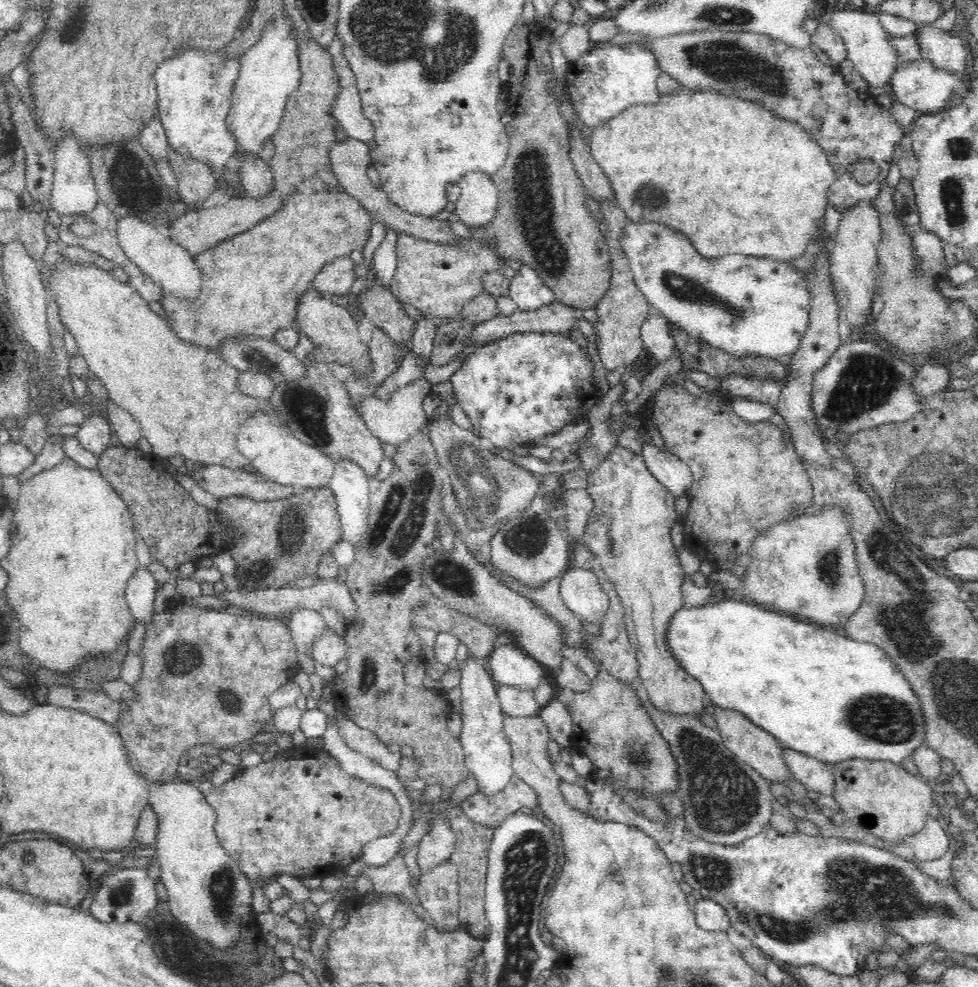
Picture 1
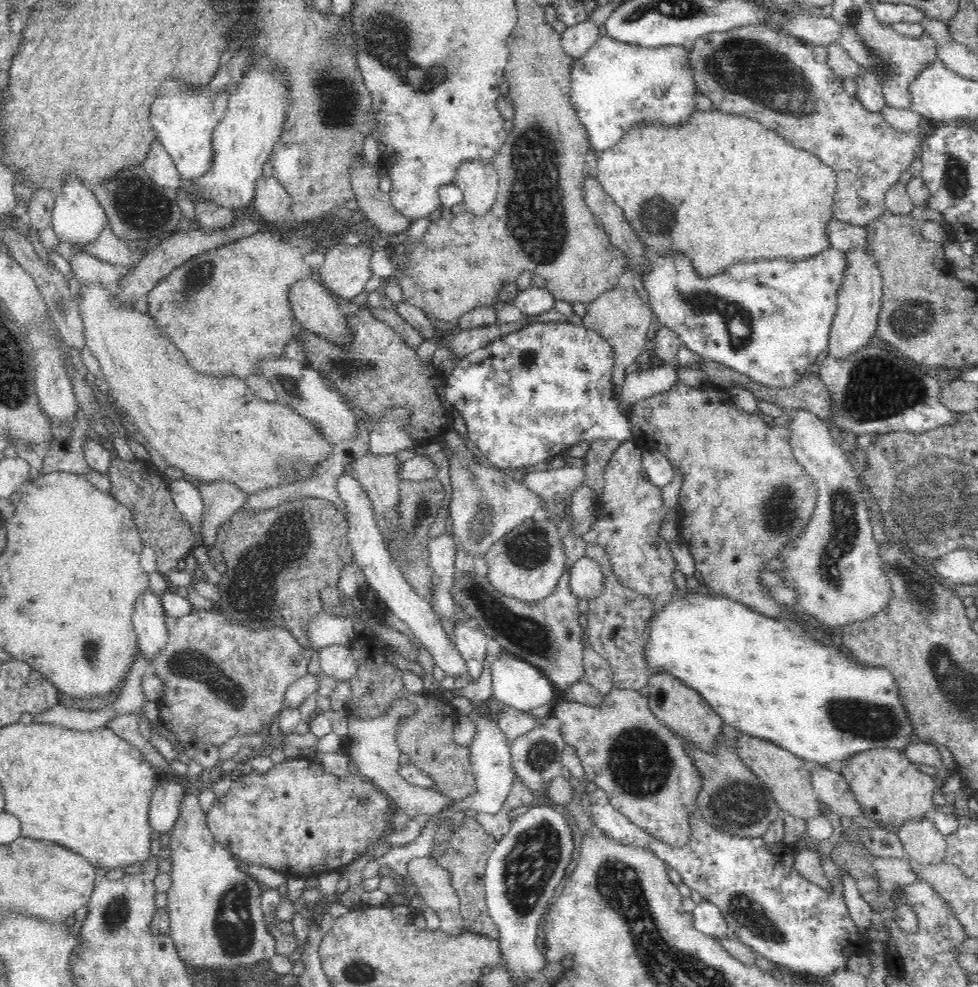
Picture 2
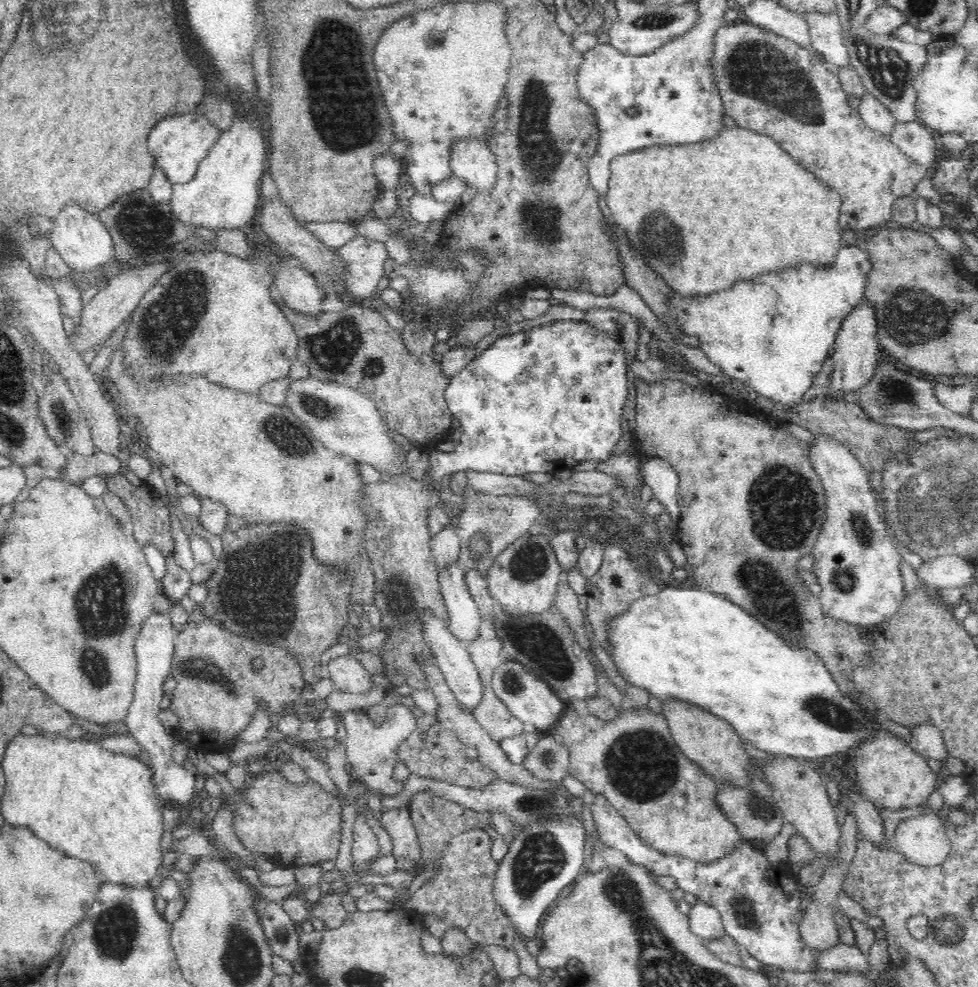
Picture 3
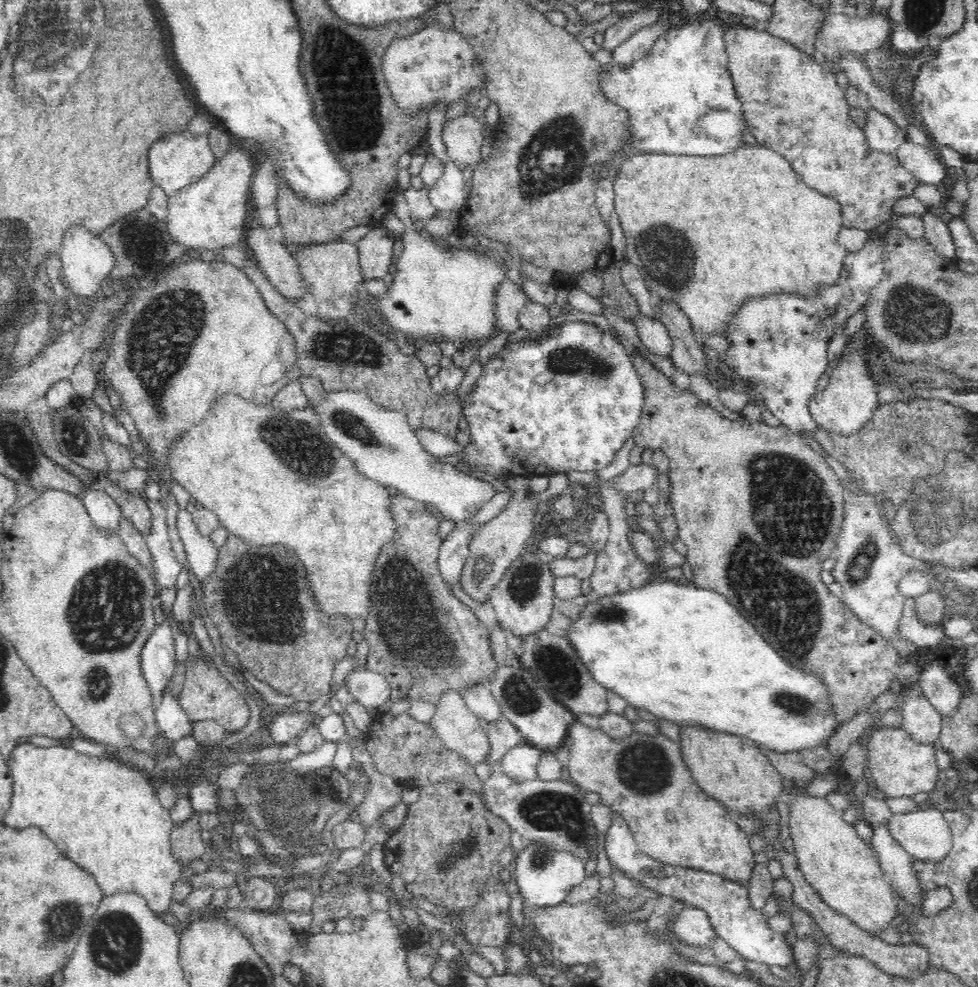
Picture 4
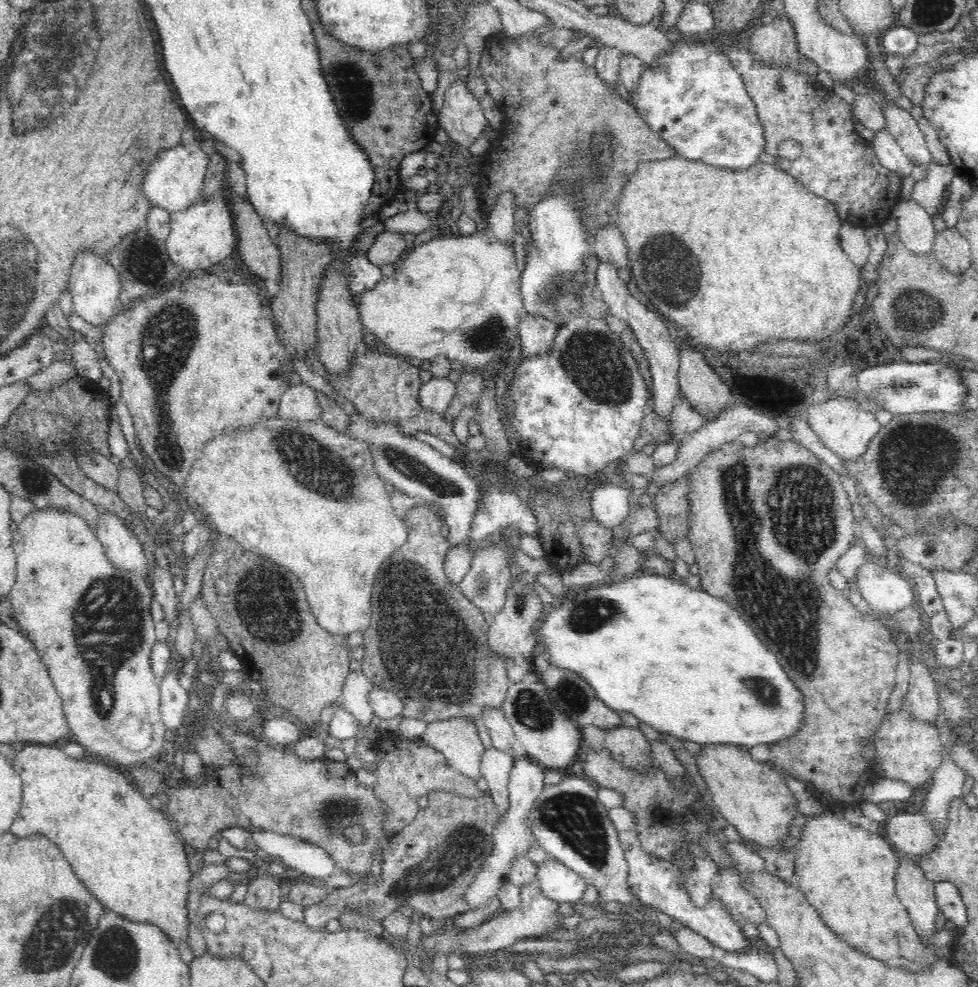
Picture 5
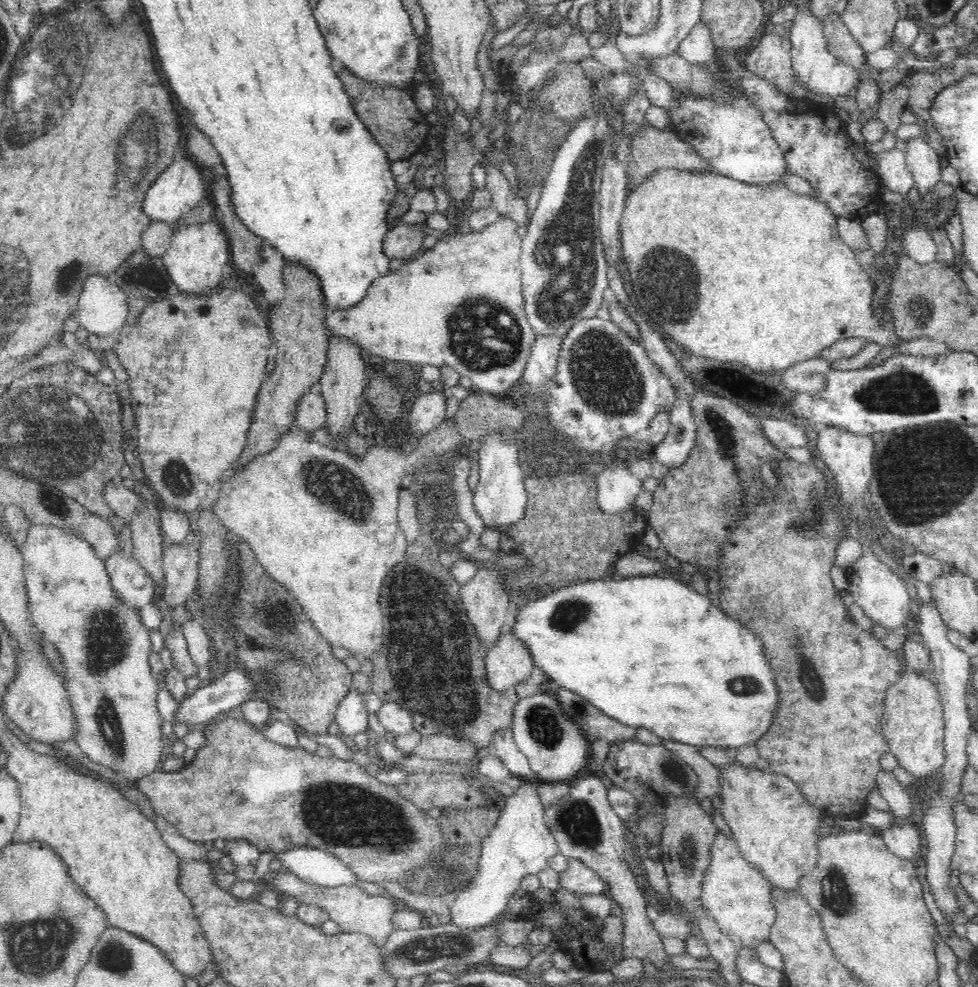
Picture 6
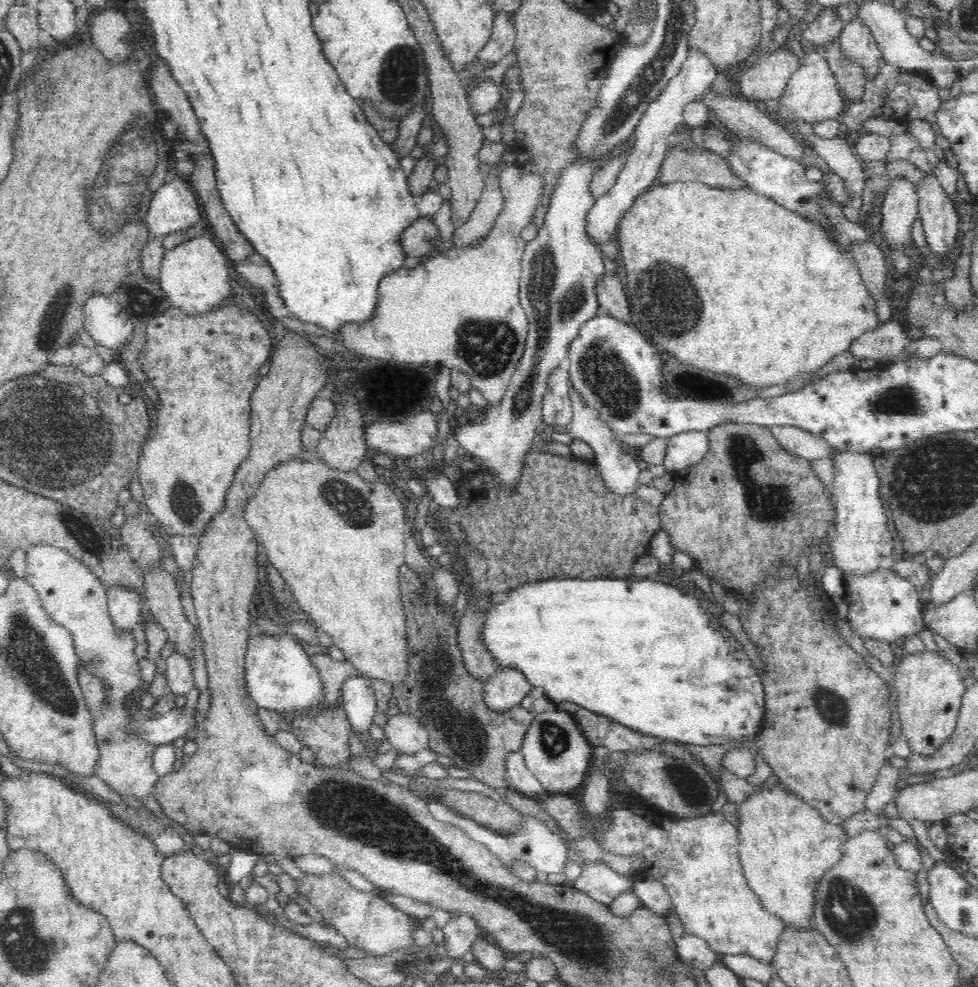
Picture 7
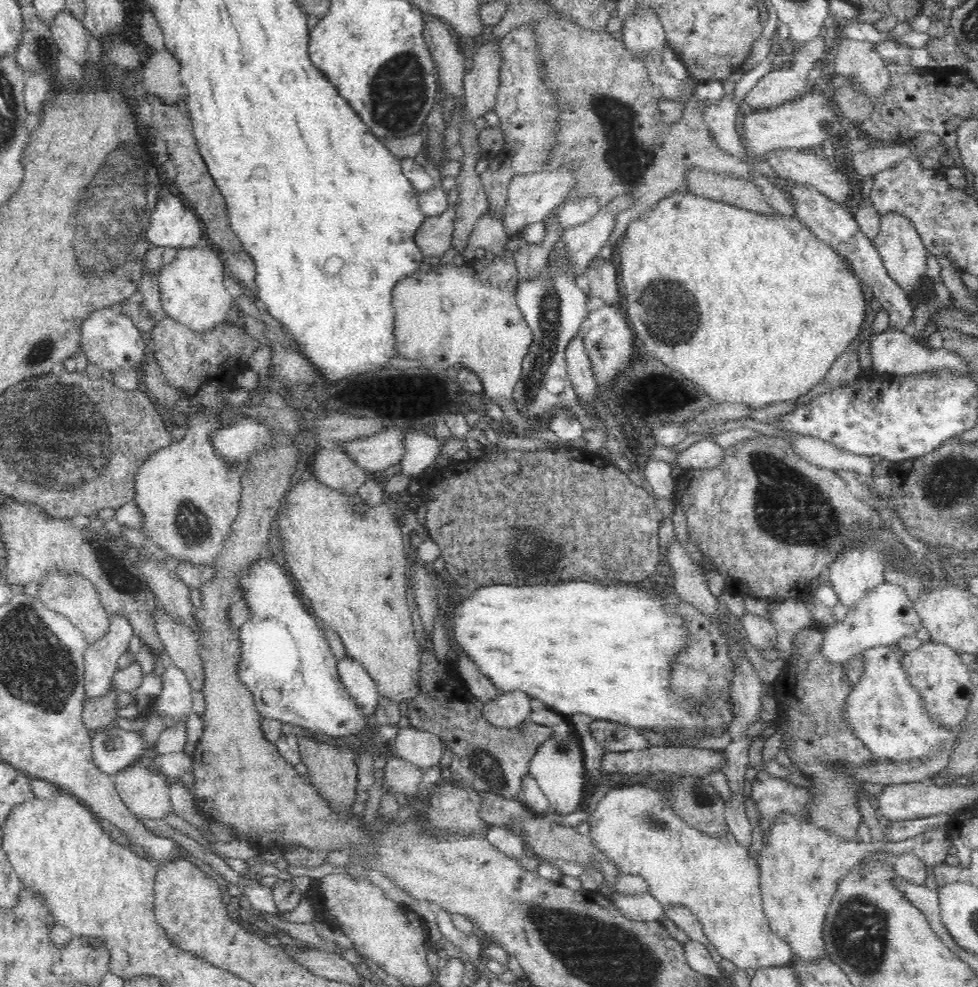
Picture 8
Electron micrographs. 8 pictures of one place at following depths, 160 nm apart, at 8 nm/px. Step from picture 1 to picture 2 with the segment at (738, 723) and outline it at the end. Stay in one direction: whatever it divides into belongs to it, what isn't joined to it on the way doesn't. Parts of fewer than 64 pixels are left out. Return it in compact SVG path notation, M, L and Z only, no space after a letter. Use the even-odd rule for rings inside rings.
M739 731L734 740L733 749L743 763L772 791L782 812L798 815L808 821L820 816L820 801L815 795L810 779L810 766L803 759L792 754L788 749L758 735Z

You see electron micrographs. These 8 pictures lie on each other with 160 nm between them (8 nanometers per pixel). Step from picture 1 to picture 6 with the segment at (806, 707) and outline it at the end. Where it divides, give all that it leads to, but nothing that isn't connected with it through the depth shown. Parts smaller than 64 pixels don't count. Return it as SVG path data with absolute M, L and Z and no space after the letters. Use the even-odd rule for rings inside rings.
M655 575L637 578L612 576L612 578L592 580L592 582L580 582L556 592L548 592L540 599L528 602L526 606L518 609L515 618L517 619L515 627L517 640L523 642L524 647L530 651L532 663L542 670L548 682L554 681L558 686L565 686L567 690L575 692L610 718L635 729L646 728L663 740L692 744L698 748L715 746L733 751L746 744L755 744L770 728L777 706L780 706L780 691L776 687L775 674L770 670L768 660L764 657L763 643L757 638L755 632L737 620L729 618L728 614L713 606L707 596L698 594L690 585L685 586L676 578L657 578Z

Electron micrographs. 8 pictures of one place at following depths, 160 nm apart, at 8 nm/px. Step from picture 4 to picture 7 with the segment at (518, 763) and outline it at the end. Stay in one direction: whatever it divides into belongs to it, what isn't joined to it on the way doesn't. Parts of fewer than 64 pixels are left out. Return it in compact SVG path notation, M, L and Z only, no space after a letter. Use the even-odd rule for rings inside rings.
M460 814L454 818L453 824L464 830L464 832L469 832L470 837L476 840L476 842L487 845L510 869L512 860L528 862L536 871L546 872L546 874L560 874L566 868L568 858L564 842L560 839L560 836L556 836L542 821L535 817L524 819L522 823L523 827L521 828L522 832L518 832L518 834L489 834L488 832L484 832L483 827L471 818L462 817ZM453 913L447 925L442 927L444 951L450 961L458 963L468 951L476 938L482 935L476 919L470 915Z

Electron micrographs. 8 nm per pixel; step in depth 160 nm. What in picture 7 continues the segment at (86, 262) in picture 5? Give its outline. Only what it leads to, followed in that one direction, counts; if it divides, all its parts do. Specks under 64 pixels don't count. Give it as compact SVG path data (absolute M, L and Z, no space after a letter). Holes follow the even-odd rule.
M93 296L83 308L83 329L96 344L120 352L130 342L134 327L129 315L112 297Z

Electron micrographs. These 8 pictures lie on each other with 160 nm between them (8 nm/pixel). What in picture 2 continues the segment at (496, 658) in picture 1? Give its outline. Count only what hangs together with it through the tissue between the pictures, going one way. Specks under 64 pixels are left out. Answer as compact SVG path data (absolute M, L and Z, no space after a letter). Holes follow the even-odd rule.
M502 652L491 666L493 696L496 701L519 710L532 710L544 705L553 705L554 688L550 679L532 663L516 657L510 652Z

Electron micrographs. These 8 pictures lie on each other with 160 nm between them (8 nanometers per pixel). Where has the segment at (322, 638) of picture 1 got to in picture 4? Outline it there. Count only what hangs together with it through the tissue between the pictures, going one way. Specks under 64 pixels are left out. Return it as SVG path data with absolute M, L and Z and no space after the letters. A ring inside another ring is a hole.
M367 668L346 675L345 684L350 686L350 693L367 711L379 712L379 707L392 700L389 682L381 674L370 672Z

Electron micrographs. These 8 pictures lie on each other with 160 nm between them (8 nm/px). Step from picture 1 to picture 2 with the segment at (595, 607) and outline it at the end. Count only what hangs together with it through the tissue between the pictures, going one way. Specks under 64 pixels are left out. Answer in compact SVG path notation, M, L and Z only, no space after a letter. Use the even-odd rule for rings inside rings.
M584 556L571 567L568 589L576 599L592 603L604 592L605 576L600 564Z

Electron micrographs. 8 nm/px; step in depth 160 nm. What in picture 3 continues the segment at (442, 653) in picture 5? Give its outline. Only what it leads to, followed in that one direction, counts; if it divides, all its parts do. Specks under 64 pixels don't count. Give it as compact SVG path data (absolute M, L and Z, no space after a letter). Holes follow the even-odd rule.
M400 471L378 482L362 482L357 492L357 506L365 520L362 543L370 558L376 583L374 605L383 618L382 631L389 632L377 653L384 670L390 674L404 674L406 683L414 690L427 689L425 674L415 662L415 654L422 653L426 661L433 662L433 658L429 646L422 639L418 613L426 608L448 623L439 584L440 573L429 551L432 535L427 525L428 512L441 501L440 490L424 486L408 471Z

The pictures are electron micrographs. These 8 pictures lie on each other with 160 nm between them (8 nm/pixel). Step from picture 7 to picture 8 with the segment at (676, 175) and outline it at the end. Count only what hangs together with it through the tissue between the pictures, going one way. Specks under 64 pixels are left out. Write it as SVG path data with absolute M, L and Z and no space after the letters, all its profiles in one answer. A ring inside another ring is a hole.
M690 169L687 172L687 191L698 197L725 202L769 218L778 216L778 212L768 204L758 185L732 175Z

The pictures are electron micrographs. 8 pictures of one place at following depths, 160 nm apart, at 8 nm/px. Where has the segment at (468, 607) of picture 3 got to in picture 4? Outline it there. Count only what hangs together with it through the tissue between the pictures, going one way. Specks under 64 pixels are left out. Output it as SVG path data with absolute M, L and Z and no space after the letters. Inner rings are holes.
M470 519L455 523L454 530L443 540L438 565L450 587L461 584L462 570L467 562L469 546L482 523Z

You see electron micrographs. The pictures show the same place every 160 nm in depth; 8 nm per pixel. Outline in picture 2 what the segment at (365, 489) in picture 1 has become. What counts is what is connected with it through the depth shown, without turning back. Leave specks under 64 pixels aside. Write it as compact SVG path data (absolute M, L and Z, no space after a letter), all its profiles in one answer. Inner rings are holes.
M344 473L336 481L336 490L338 491L338 498L343 502L345 512L347 512L346 536L352 549L352 555L354 555L354 562L366 576L366 582L379 593L379 596L391 610L392 615L400 618L413 631L421 644L432 654L435 664L444 670L447 679L460 680L460 676L466 674L466 680L470 682L469 675L466 673L466 663L454 642L450 640L450 637L442 628L440 620L432 612L430 605L414 593L414 589L404 581L402 573L394 565L394 560L392 560L389 550L385 547L380 527L376 522L374 505L372 505L372 499L368 496L368 492L360 485L358 479Z

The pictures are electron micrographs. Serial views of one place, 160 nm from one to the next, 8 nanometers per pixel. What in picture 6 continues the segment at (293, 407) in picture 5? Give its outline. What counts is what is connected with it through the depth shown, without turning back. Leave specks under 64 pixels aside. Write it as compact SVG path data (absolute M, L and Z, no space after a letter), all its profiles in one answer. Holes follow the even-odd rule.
M317 389L308 391L300 399L296 409L295 424L298 428L304 430L325 428L328 411L325 398Z

